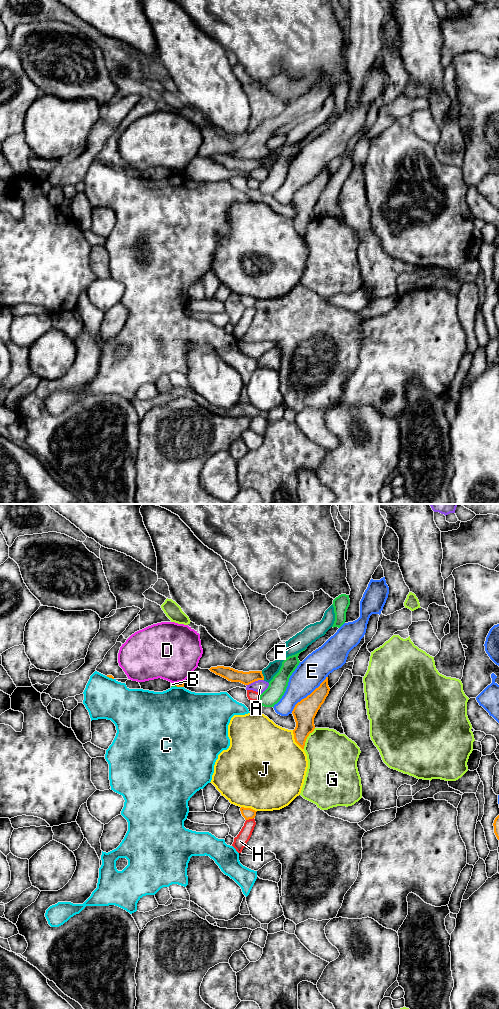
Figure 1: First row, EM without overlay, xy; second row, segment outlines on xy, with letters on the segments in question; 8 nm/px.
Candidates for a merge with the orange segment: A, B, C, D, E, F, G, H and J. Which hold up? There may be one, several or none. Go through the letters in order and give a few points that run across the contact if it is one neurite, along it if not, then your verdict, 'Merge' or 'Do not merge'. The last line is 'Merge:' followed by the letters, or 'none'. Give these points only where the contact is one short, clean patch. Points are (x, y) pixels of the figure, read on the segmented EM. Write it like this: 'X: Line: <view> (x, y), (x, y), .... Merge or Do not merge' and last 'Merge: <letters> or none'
A: Do not merge
B: Do not merge
C: Do not merge
D: Do not merge
E: Do not merge
F: Line: xy (261, 671), (264, 679). Do not merge
G: Do not merge
H: Line: xy (253, 817), (246, 820). Do not merge
J: Do not merge
Merge: none

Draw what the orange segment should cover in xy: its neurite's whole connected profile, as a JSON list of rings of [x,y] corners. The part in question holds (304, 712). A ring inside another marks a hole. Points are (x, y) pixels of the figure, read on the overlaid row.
[[[328,677],[310,695],[298,702],[292,714],[296,727],[293,730],[295,742],[304,749],[305,742],[310,733],[315,729],[314,718],[328,696],[330,688]]]

